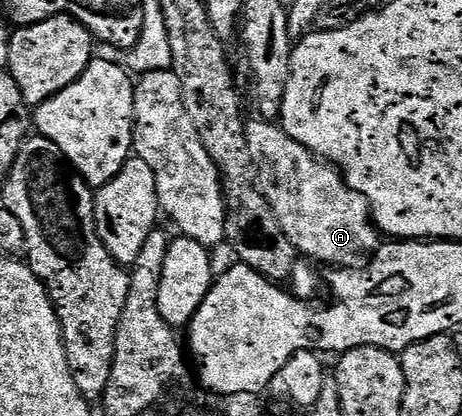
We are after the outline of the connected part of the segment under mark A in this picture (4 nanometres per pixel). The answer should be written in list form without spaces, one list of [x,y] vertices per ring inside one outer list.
[[[271,120],[254,121],[246,123],[245,140],[253,156],[259,190],[273,208],[285,236],[295,245],[296,251],[304,259],[324,262],[327,268],[355,268],[370,259],[381,245],[381,235],[371,220],[371,206],[365,196],[349,188],[343,175],[331,163],[316,158],[312,150],[297,144],[297,140],[293,140],[293,136],[289,136],[282,125]]]

